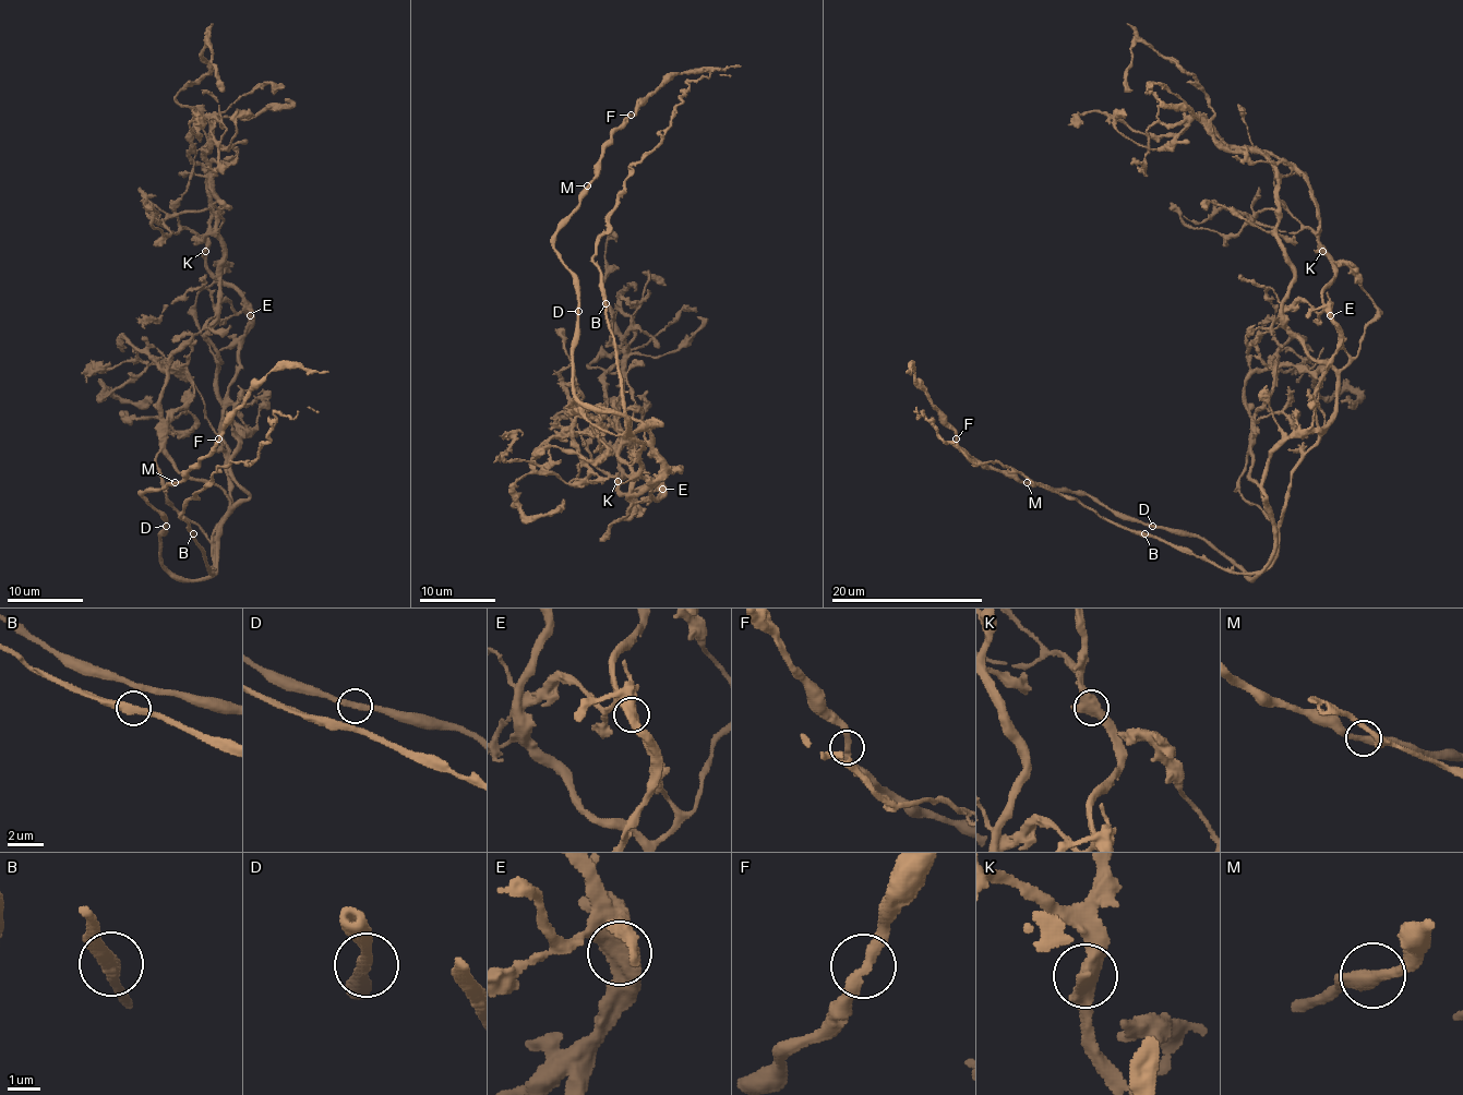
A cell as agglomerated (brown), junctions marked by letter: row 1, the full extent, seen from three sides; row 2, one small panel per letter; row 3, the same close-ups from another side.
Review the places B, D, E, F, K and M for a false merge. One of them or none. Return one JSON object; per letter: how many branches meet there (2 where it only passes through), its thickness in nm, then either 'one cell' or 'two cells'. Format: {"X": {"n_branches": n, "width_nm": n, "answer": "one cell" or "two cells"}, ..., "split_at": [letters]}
{"B": {"n_branches": 2, "width_nm": 440, "answer": "one cell"}, "D": {"n_branches": 2, "width_nm": 360, "answer": "one cell"}, "E": {"n_branches": 2, "width_nm": 750, "answer": "two cells"}, "F": {"n_branches": 2, "width_nm": 360, "answer": "one cell"}, "K": {"n_branches": 2, "width_nm": 550, "answer": "one cell"}, "M": {"n_branches": 2, "width_nm": 400, "answer": "one cell"}, "split_at": ["E"]}

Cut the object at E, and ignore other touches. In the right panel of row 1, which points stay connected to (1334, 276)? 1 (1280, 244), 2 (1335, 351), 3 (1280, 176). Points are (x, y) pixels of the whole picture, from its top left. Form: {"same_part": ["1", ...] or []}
{"same_part": ["2"]}

